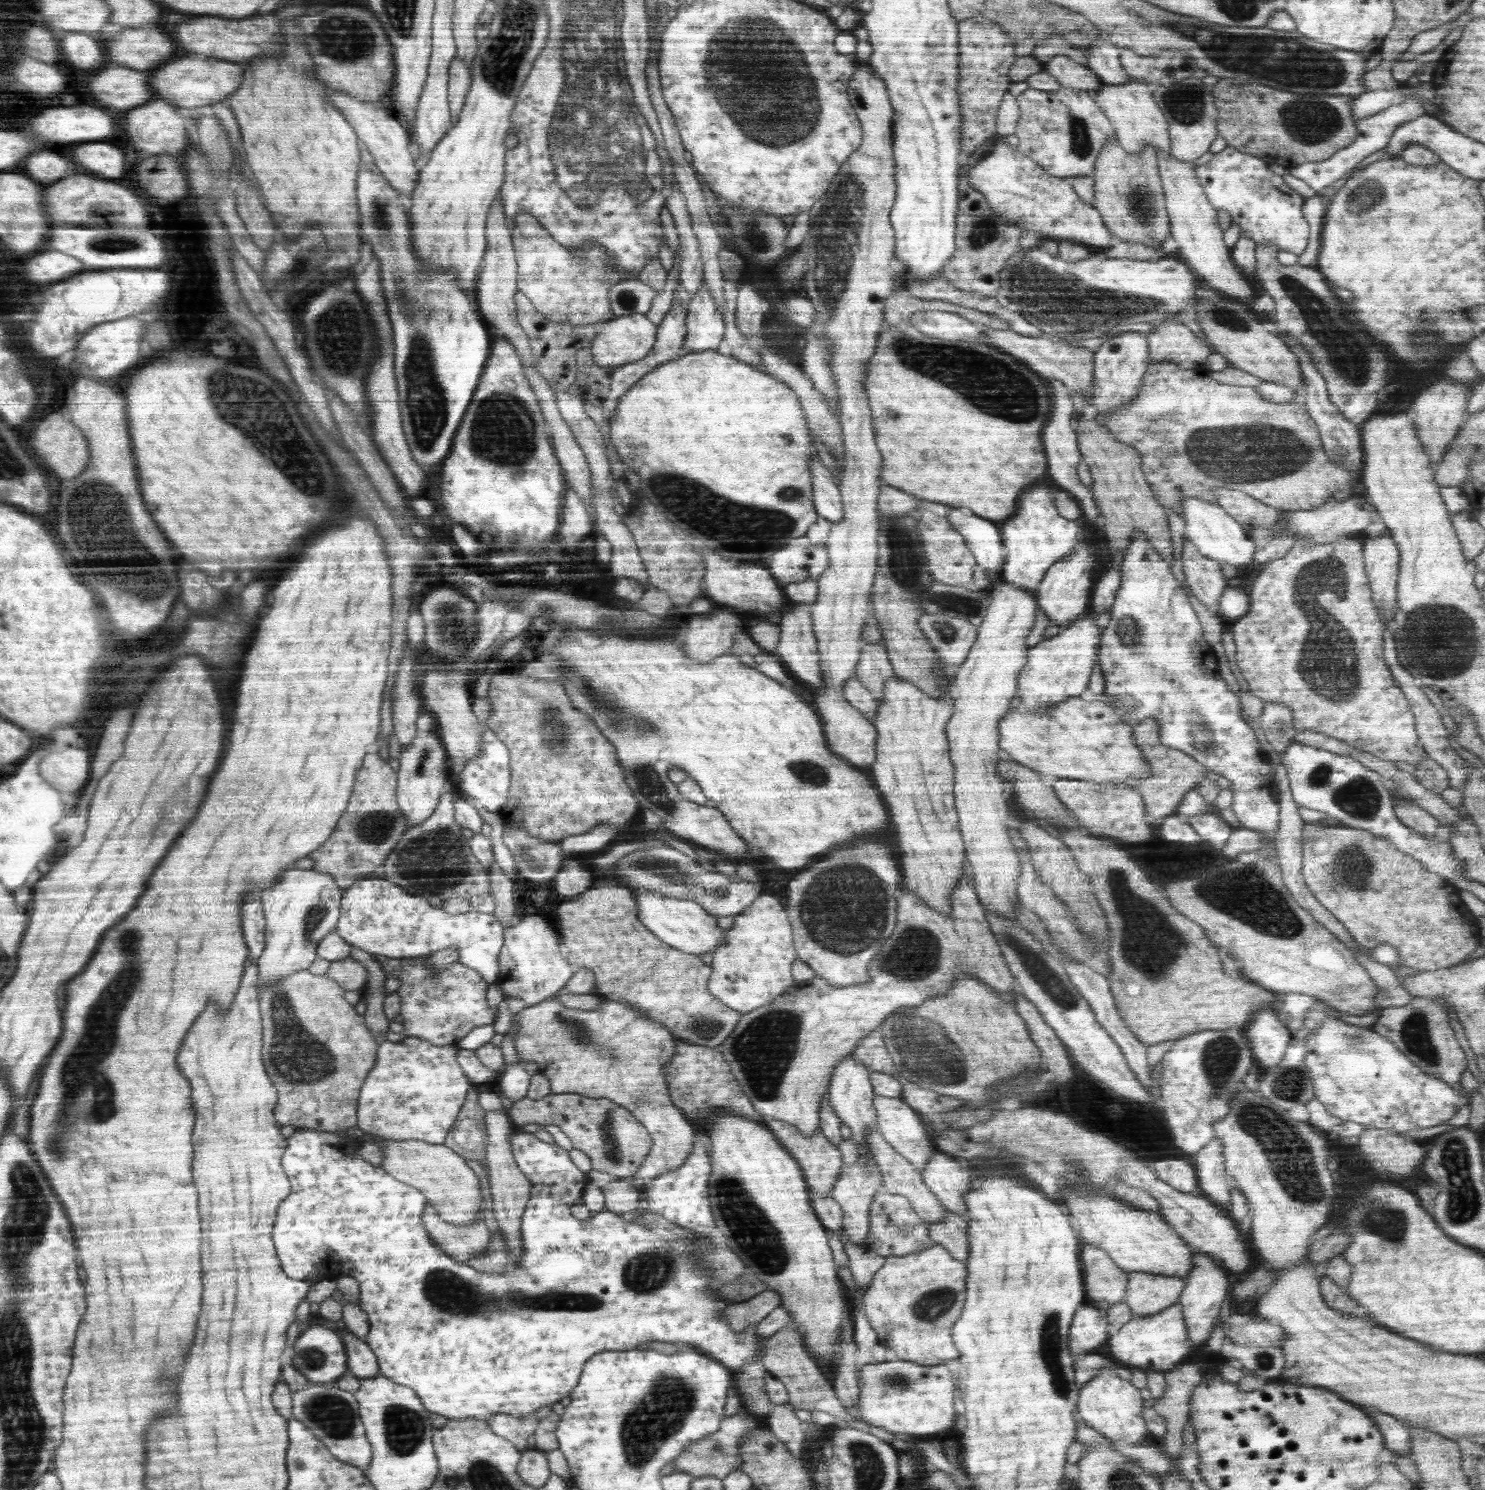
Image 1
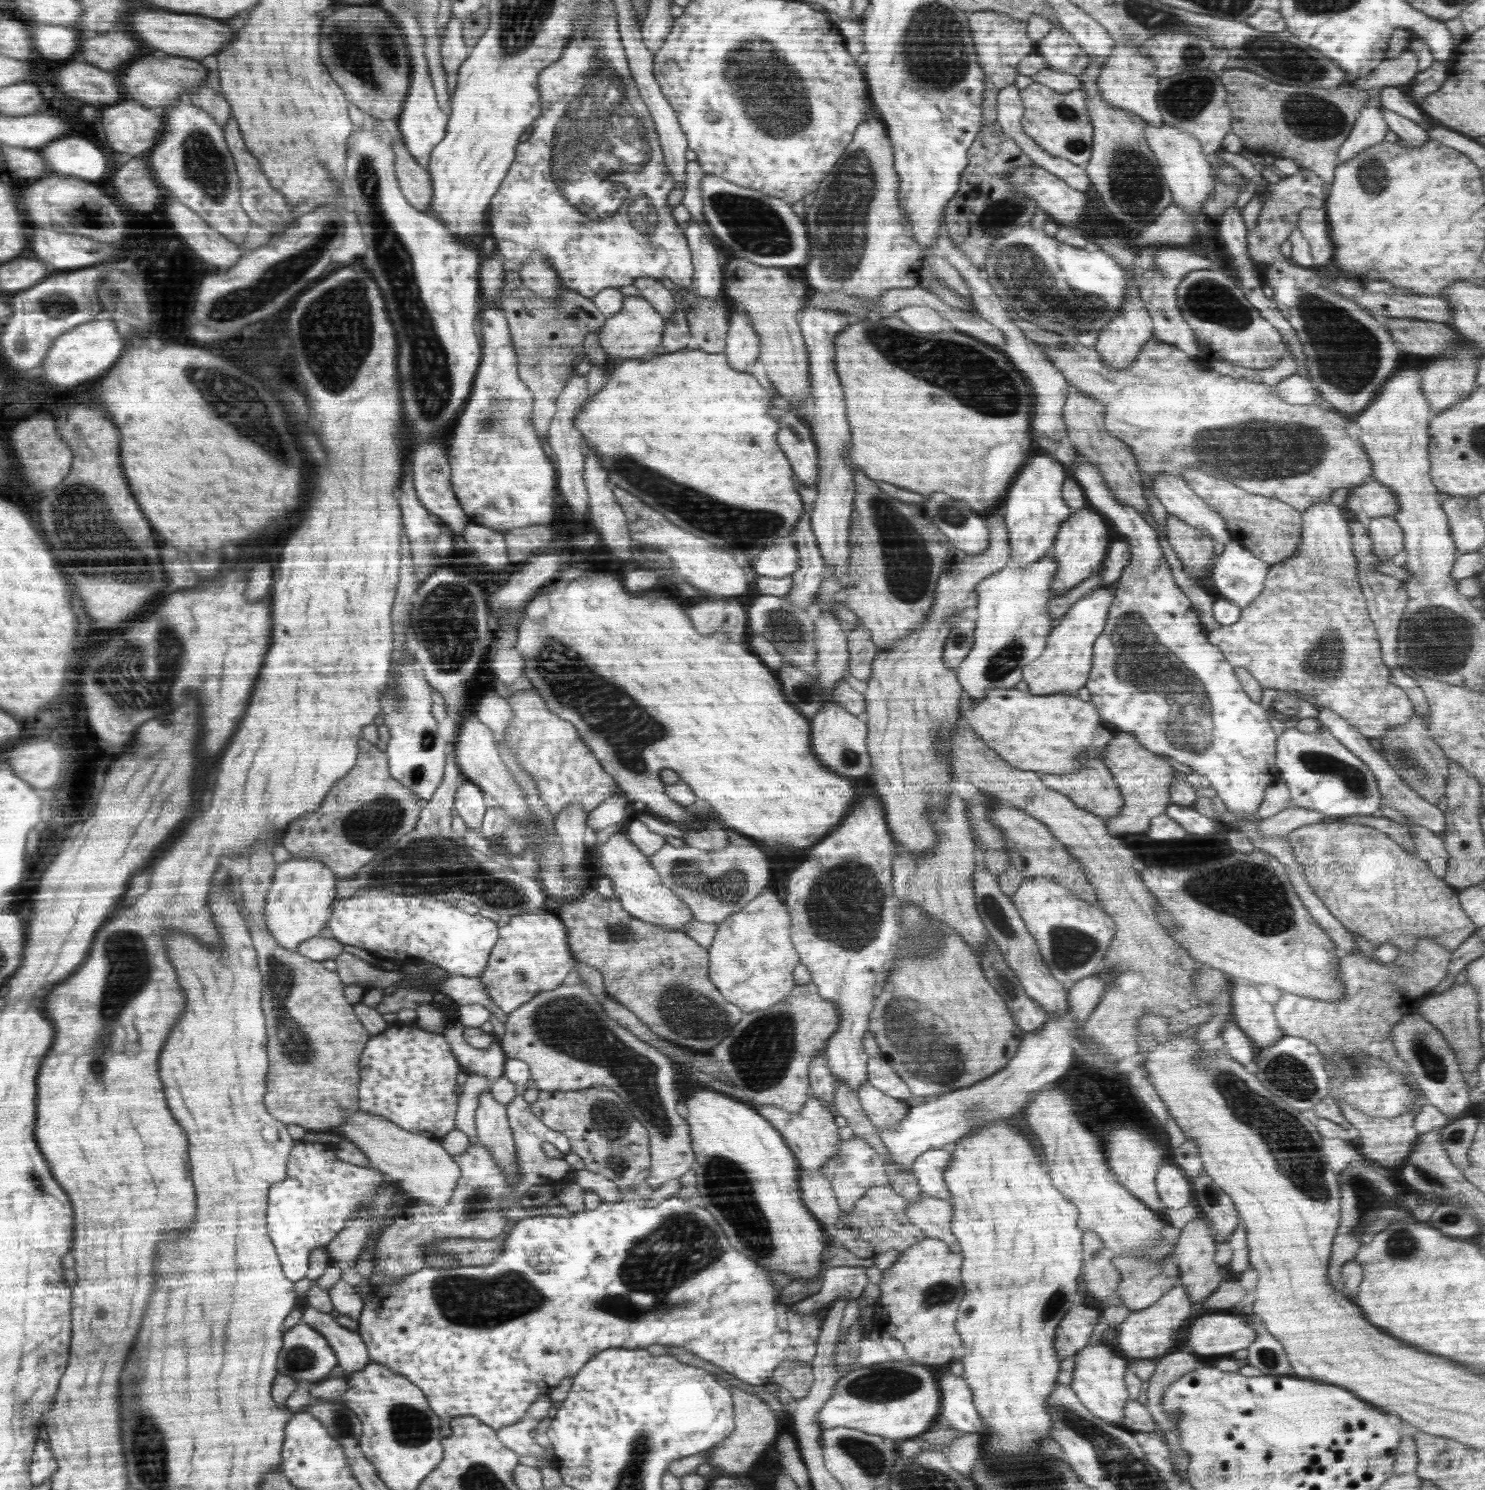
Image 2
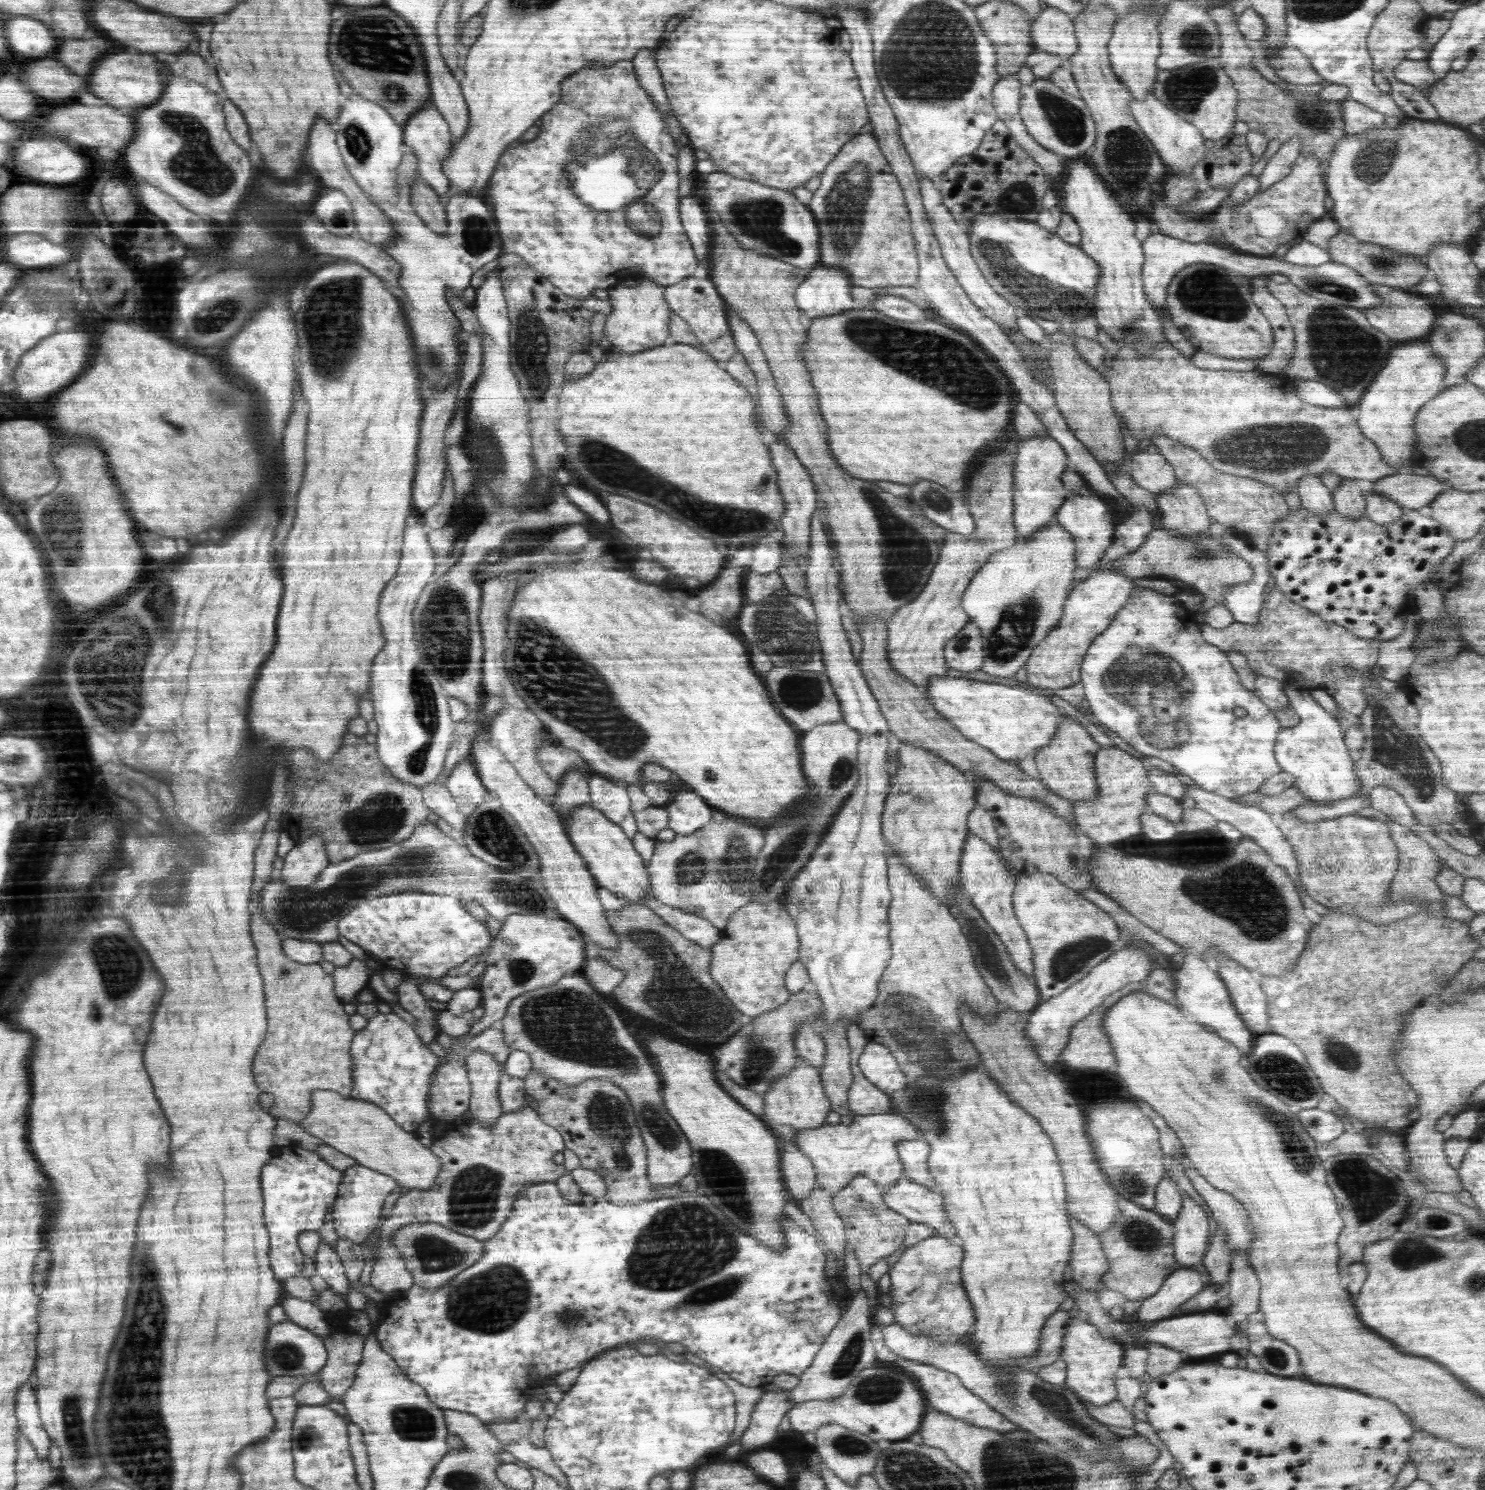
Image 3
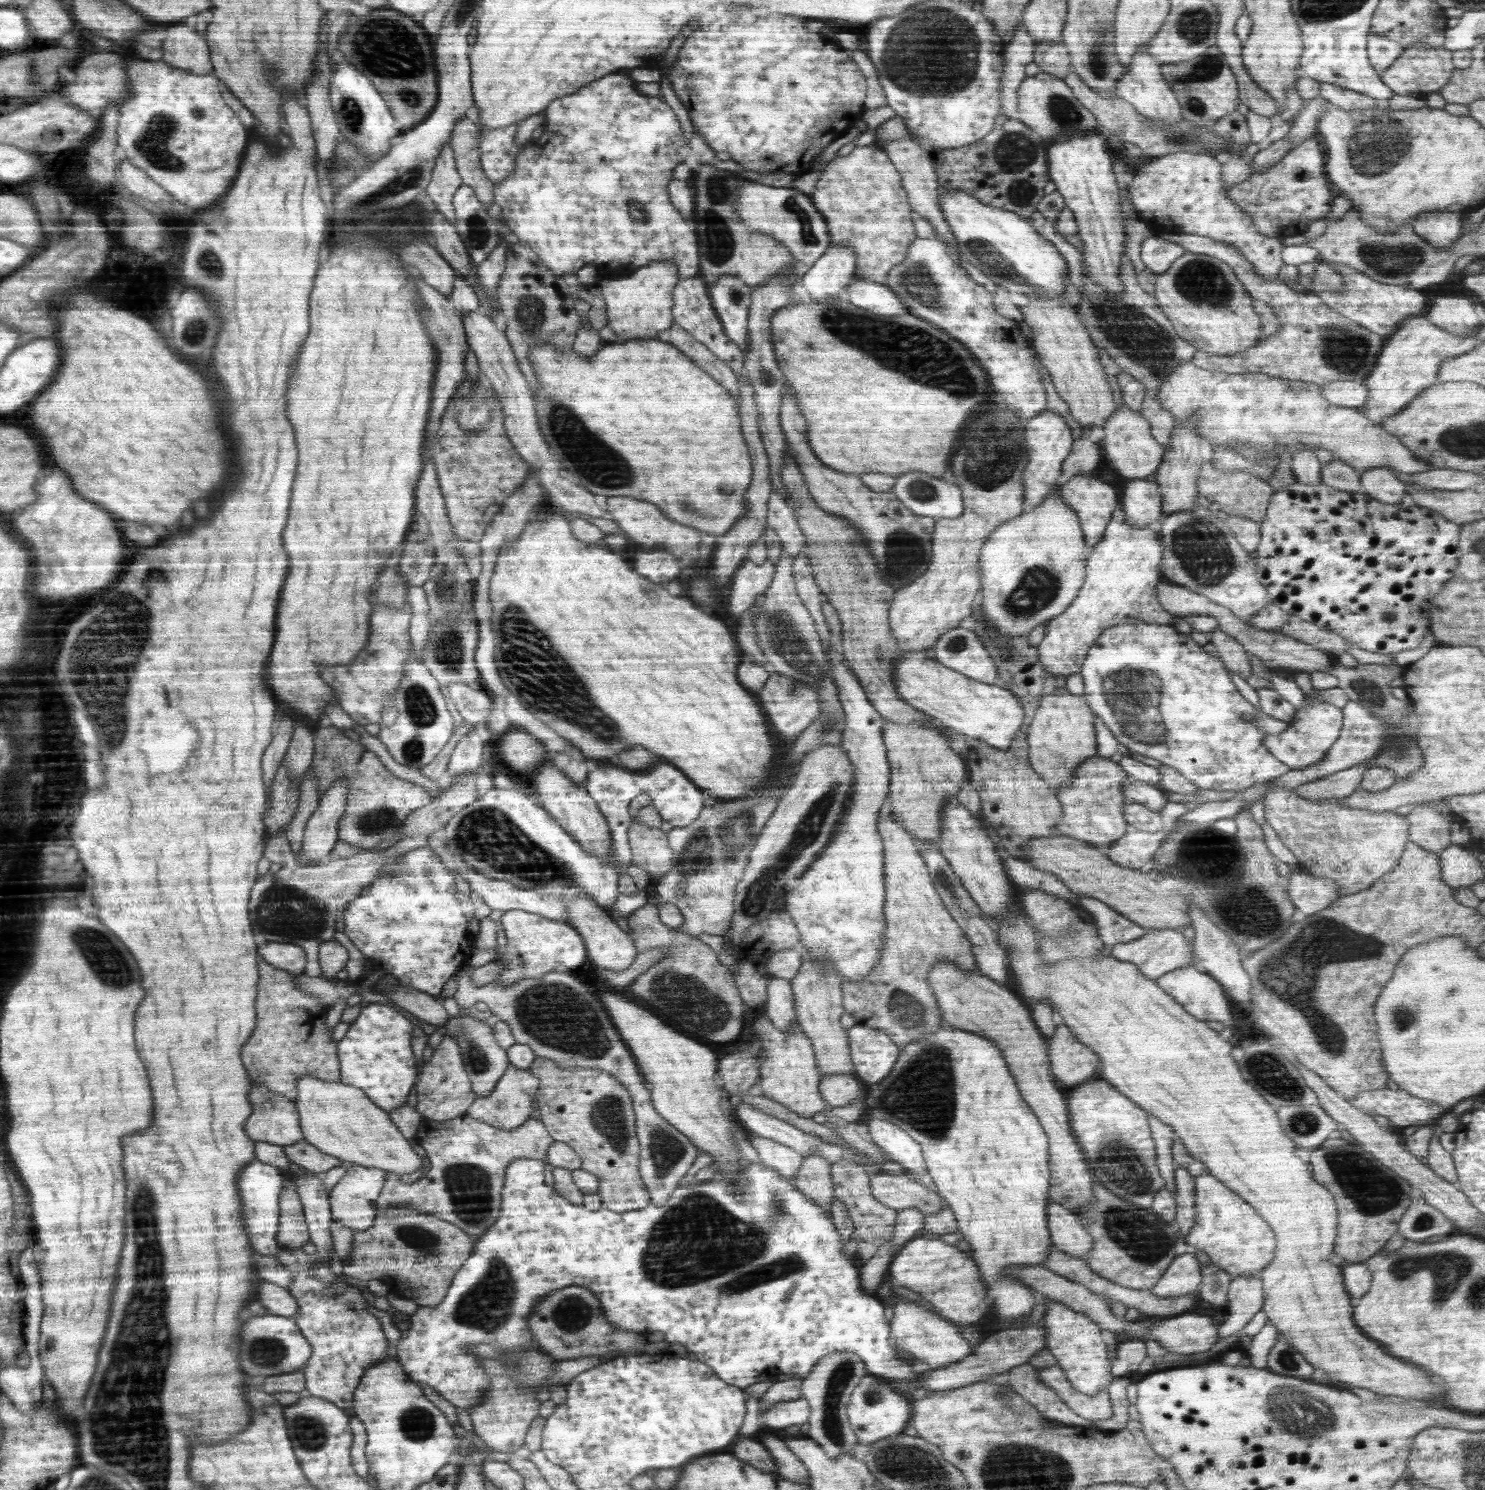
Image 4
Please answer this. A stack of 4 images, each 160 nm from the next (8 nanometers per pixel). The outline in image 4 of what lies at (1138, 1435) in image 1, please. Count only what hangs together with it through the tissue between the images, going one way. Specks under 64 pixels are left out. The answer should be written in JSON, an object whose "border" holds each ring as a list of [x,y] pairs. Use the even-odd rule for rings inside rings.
{"border":[[[1046,1300],[1043,1325],[1046,1331],[1045,1346],[1054,1355],[1071,1385],[1080,1392],[1095,1395],[1112,1382],[1109,1349],[1101,1328],[1083,1312],[1075,1311],[1062,1303]]]}

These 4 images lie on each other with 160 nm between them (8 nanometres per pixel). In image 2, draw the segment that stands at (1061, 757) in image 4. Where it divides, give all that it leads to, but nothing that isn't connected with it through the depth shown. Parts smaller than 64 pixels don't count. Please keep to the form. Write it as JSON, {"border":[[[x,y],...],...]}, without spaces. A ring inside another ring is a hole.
{"border":[[[1088,755],[1081,768],[1075,771],[1062,774],[1043,773],[1040,774],[1040,777],[1047,786],[1065,794],[1076,806],[1090,811],[1100,818],[1109,819],[1116,816],[1122,808],[1123,800],[1120,789],[1117,787],[1113,774],[1106,768],[1102,758]]]}

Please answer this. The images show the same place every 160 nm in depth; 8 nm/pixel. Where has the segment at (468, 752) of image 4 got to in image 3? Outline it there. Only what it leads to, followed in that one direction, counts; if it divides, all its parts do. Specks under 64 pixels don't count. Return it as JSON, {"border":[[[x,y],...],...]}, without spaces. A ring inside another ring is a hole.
{"border":[[[470,753],[461,764],[453,770],[453,774],[447,778],[445,787],[455,798],[458,804],[470,803],[480,806],[487,797],[485,796],[486,788],[478,776],[473,758]]]}

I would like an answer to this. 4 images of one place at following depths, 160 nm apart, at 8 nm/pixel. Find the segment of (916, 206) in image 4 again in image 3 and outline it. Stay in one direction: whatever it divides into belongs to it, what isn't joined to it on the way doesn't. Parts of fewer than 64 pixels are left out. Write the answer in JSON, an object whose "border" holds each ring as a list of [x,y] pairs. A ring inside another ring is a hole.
{"border":[[[918,176],[918,179],[920,196],[922,197],[928,222],[932,225],[934,238],[939,242],[941,254],[947,267],[957,278],[957,281],[961,284],[968,298],[970,298],[978,308],[981,308],[988,318],[991,318],[997,325],[1000,325],[1005,333],[1008,328],[1018,330],[1016,324],[1018,310],[1014,310],[1014,306],[1010,306],[1010,303],[1005,298],[1002,298],[990,284],[988,284],[979,266],[975,263],[972,253],[970,253],[967,226],[954,220],[948,207],[943,203],[940,191],[934,186],[933,180],[931,181],[929,178],[920,176]]]}

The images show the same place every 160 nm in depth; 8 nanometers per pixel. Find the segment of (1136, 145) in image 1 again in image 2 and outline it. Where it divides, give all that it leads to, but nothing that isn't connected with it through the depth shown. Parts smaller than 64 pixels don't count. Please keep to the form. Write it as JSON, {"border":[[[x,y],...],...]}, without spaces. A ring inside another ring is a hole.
{"border":[[[1115,42],[1112,54],[1101,68],[1096,86],[1103,101],[1114,110],[1122,110],[1126,114],[1134,114],[1142,118],[1142,122],[1159,127],[1164,124],[1158,109],[1157,88],[1159,78],[1156,76],[1155,60],[1140,54],[1140,47],[1132,42]]]}

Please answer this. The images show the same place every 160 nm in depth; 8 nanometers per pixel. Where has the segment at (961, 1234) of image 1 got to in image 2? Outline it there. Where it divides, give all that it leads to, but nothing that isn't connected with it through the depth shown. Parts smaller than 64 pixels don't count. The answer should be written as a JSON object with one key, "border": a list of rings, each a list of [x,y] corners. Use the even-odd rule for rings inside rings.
{"border":[[[922,1194],[917,1201],[910,1201],[906,1205],[906,1218],[916,1226],[928,1238],[939,1238],[949,1245],[949,1249],[955,1253],[961,1252],[958,1239],[951,1231],[952,1205],[950,1200],[934,1198]]]}

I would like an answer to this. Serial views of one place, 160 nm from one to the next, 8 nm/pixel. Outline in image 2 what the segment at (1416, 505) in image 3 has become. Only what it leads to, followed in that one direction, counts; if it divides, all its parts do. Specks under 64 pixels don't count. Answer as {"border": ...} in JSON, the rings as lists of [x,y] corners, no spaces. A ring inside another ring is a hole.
{"border":[[[1370,482],[1350,490],[1346,502],[1340,506],[1344,520],[1361,520],[1367,523],[1374,518],[1394,517],[1399,509],[1399,502],[1392,489],[1386,488],[1378,482]]]}

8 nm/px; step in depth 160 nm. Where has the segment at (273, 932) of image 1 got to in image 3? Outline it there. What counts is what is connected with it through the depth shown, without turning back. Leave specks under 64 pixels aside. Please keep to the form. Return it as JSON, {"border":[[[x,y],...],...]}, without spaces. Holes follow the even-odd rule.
{"border":[[[314,833],[312,837],[298,841],[284,857],[283,869],[279,872],[279,880],[284,881],[288,886],[298,888],[310,888],[320,880],[320,876],[329,866],[329,855],[325,849],[325,840],[320,833]]]}

